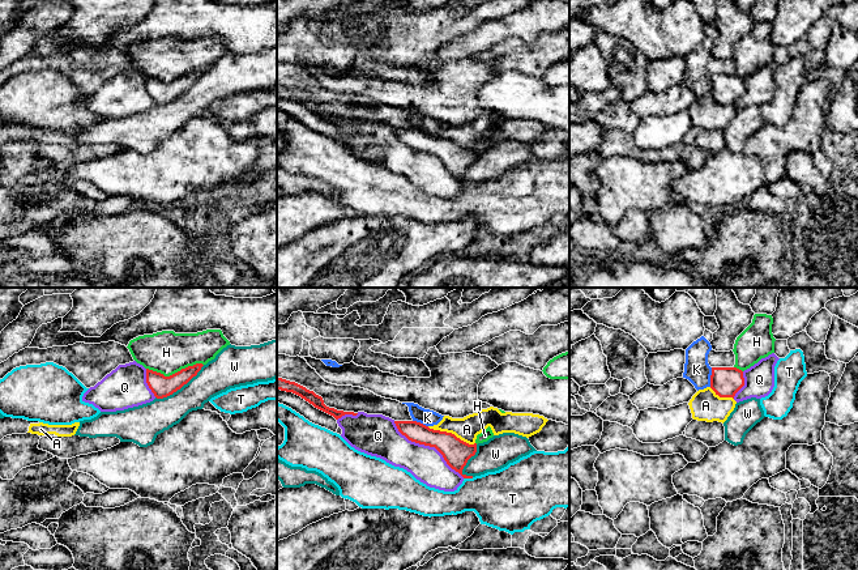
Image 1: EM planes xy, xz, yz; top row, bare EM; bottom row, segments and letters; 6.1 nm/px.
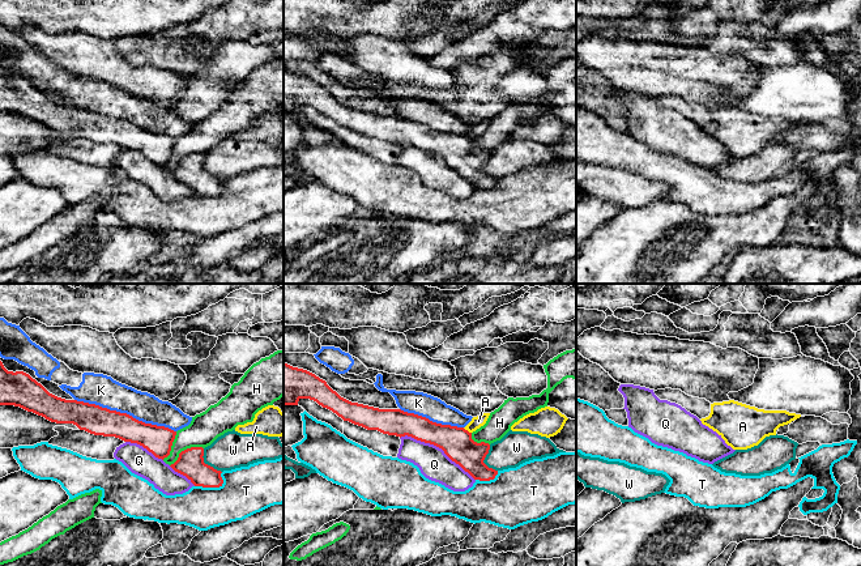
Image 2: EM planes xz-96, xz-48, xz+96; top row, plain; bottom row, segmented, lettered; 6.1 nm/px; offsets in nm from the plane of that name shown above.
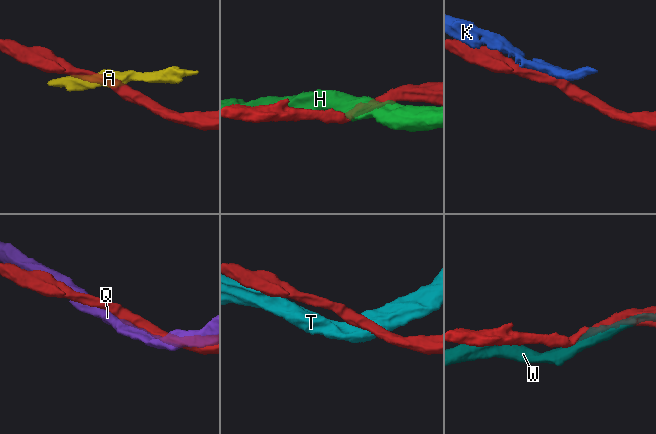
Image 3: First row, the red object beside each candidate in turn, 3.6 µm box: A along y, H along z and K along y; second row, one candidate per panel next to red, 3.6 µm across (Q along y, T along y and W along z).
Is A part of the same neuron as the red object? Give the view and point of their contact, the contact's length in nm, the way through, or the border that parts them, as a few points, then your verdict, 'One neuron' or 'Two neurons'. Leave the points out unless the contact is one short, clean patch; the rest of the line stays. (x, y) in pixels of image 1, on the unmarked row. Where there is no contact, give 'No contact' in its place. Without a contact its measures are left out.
Touches red at xz (451, 140). Shared border 320 nm. Boundary: xz (427, 134), (435, 137), (451, 139), (461, 147), (474, 150). Two neurons

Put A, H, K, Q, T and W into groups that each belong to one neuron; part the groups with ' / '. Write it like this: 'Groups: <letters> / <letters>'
Groups: A / H / K / Q / T / W

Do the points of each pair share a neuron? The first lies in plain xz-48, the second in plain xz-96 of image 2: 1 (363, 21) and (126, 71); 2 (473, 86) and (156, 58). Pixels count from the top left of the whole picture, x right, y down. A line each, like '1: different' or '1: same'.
1: different
2: different

